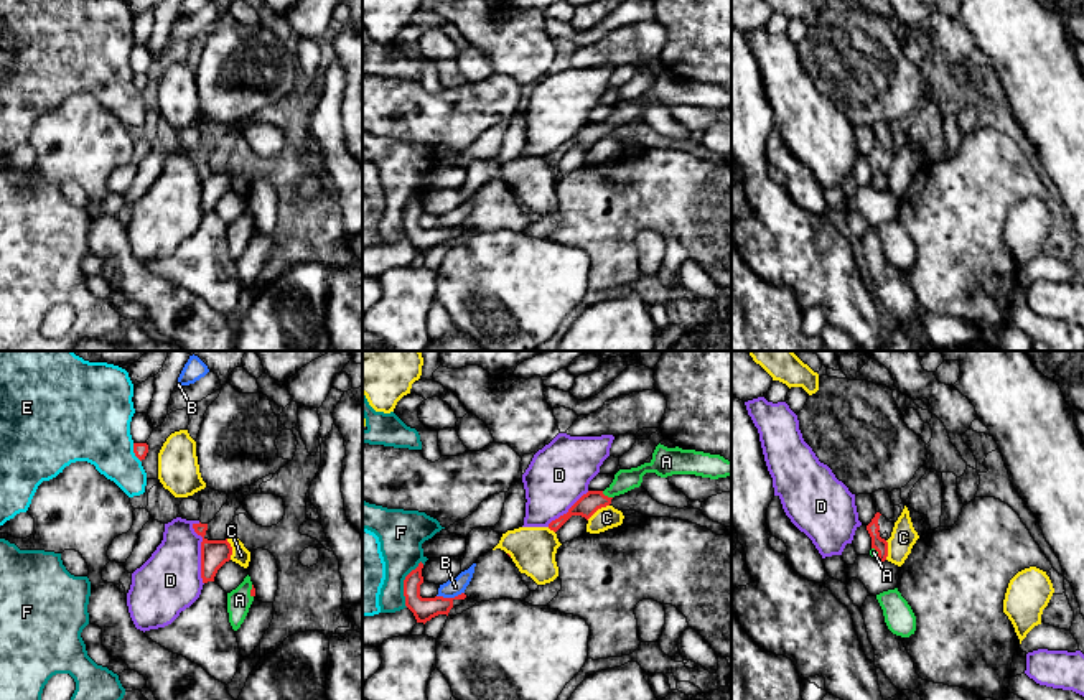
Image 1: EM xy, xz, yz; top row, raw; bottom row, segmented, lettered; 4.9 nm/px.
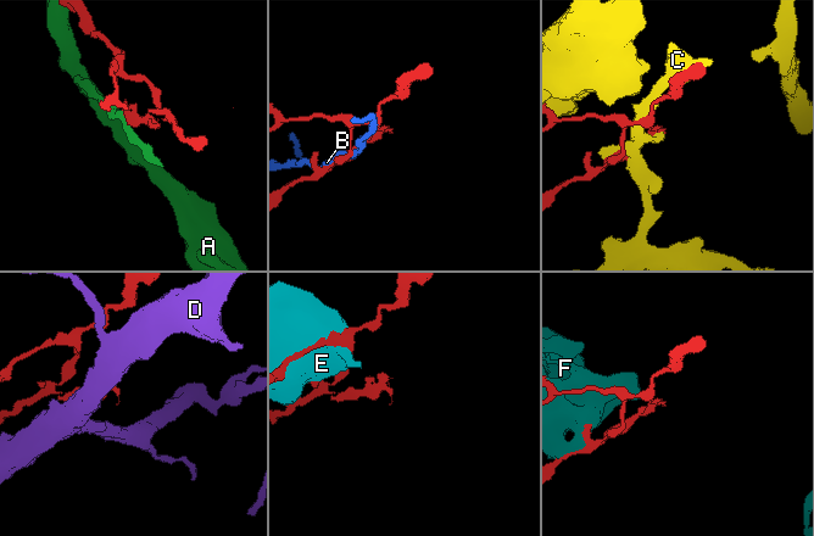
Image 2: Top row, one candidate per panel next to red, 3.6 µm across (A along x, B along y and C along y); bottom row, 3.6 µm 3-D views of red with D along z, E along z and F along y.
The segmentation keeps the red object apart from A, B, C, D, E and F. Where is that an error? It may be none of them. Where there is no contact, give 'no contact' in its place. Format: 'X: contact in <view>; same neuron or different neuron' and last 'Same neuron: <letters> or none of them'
A: contact in xz; same neuron
B: contact in xz; different neuron
C: contact in xz; different neuron
D: contact in xy; different neuron
E: contact in xy; different neuron
F: contact in xz; different neuron
Same neuron: A

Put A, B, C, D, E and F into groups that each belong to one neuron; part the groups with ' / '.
A / B / C / D / E / F

